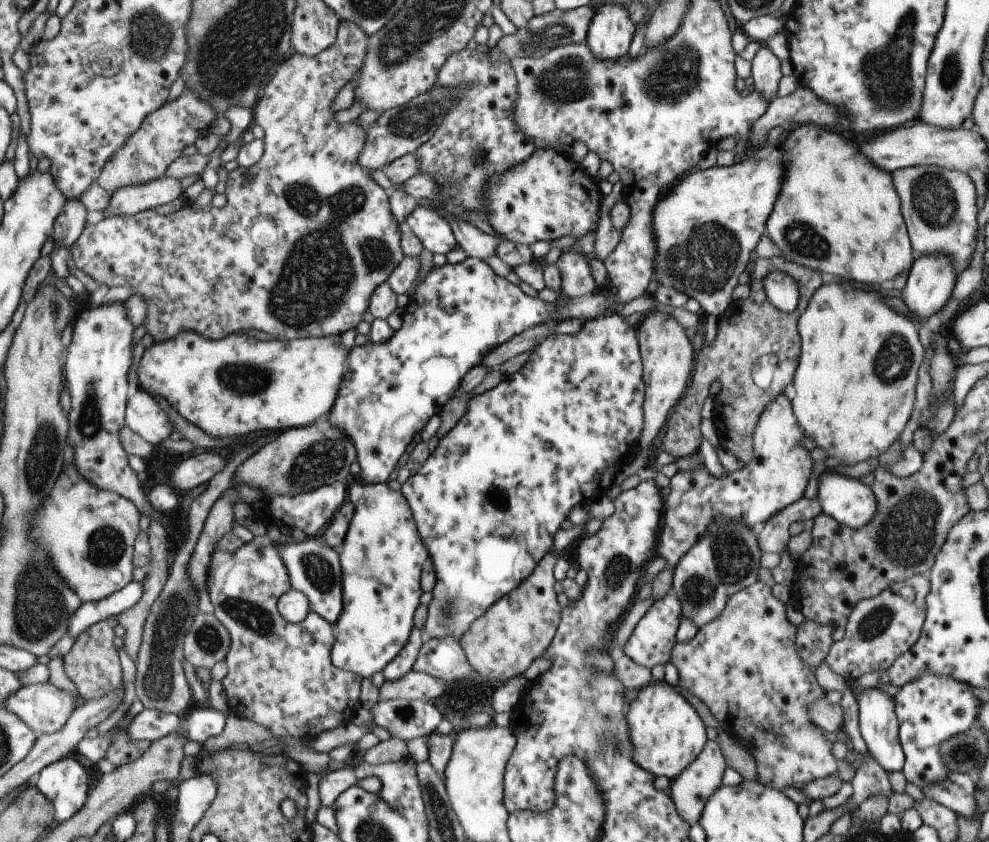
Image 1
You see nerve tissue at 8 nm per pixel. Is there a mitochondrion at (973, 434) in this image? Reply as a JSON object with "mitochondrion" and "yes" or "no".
{"mitochondrion":"yes"}

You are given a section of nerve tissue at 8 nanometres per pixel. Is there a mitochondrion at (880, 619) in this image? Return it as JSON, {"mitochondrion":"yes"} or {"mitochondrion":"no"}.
{"mitochondrion":"yes"}

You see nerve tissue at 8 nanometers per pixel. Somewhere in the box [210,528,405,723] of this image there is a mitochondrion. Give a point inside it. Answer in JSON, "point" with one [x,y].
{"point":[254,617]}

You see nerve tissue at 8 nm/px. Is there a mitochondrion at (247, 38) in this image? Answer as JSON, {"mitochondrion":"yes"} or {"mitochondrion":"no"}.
{"mitochondrion":"yes"}

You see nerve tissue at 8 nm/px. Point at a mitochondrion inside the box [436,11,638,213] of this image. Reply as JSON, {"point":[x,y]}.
{"point":[564,84]}

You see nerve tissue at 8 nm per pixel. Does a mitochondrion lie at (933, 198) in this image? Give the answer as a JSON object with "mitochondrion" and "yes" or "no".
{"mitochondrion":"yes"}

